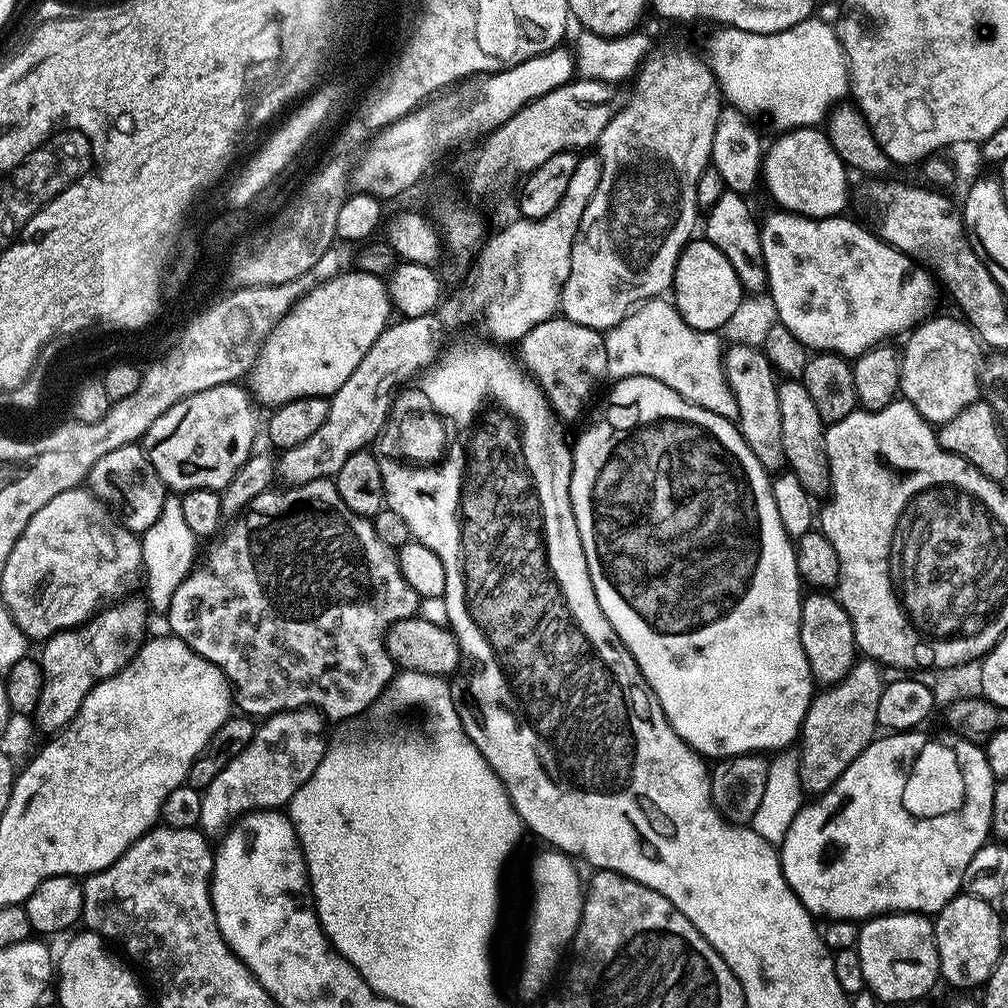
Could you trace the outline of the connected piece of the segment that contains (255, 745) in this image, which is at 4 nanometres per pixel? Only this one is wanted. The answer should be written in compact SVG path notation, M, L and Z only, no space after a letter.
M315 708L280 712L267 717L261 724L249 744L228 762L199 797L198 828L209 838L219 837L229 827L231 816L240 818L249 813L283 809L308 781L310 774L318 770L318 762L322 762L326 751L326 720Z

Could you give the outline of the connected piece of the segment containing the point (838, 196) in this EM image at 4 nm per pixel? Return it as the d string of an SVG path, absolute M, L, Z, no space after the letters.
M819 127L793 128L790 132L777 135L772 145L767 145L762 156L762 184L777 200L779 207L798 216L811 216L813 220L827 220L830 216L841 215L848 204L849 169L831 146L827 135Z

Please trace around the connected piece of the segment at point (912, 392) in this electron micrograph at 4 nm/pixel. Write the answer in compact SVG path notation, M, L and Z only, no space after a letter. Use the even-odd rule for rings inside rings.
M936 316L927 320L916 324L907 333L908 342L902 347L900 359L900 392L924 420L939 426L958 418L958 414L981 399L982 344L963 319ZM932 344L940 345L932 352Z

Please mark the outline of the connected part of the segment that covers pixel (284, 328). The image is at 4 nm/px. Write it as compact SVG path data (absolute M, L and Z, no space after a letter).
M349 270L320 284L297 301L297 304L274 326L263 347L256 365L250 373L250 392L261 405L279 406L307 396L330 398L354 374L358 362L366 358L366 350L378 342L385 328L393 319L392 300L388 297L388 285L381 277L359 270Z

